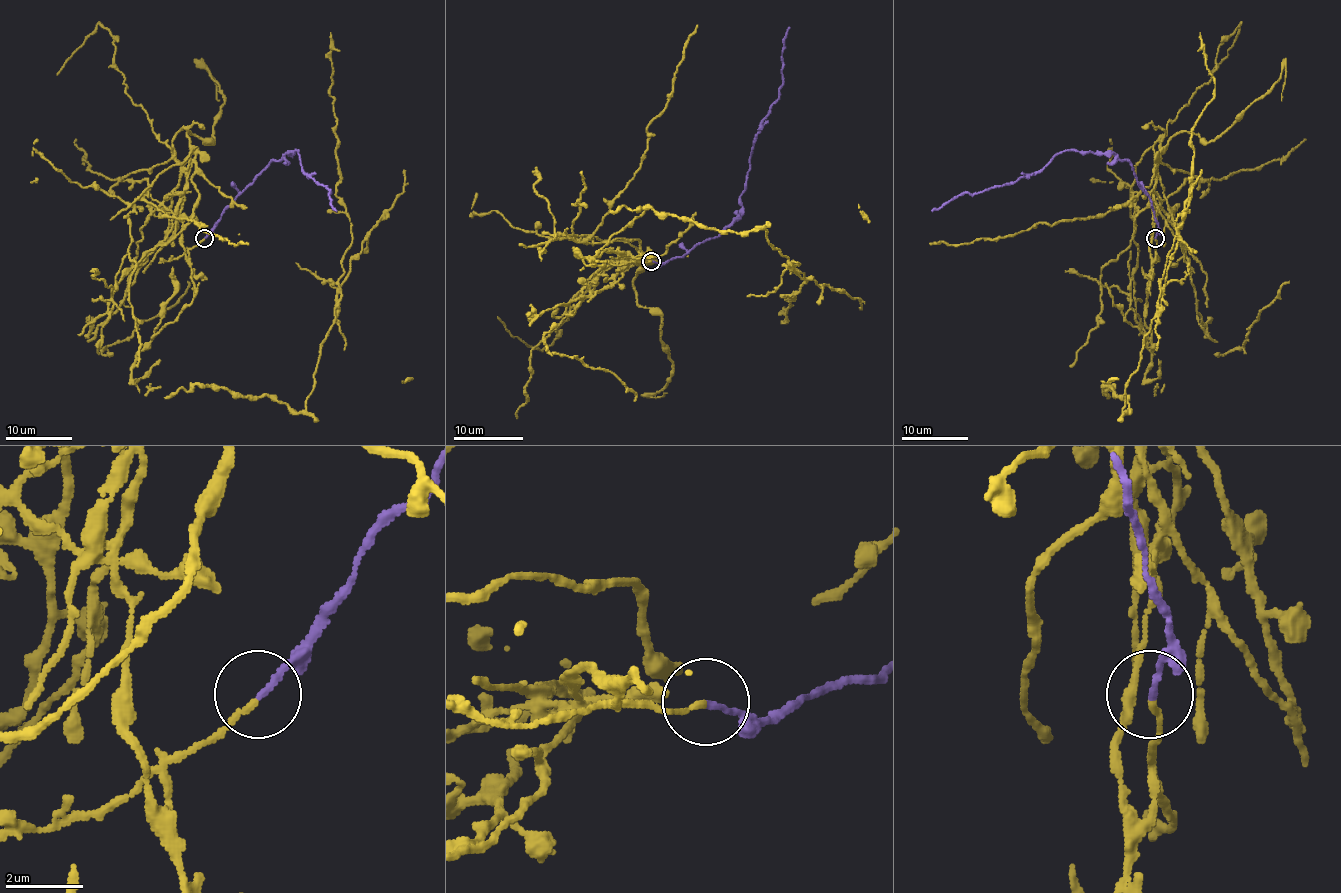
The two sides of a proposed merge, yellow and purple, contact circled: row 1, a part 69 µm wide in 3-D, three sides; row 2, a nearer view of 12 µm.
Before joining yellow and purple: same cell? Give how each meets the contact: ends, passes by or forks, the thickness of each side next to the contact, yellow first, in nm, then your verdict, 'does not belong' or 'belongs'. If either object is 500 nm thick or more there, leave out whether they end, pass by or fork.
yellow ends there; purple ends there; 130 nm thick on the yellow side, 140 nm on the other; does not belong

